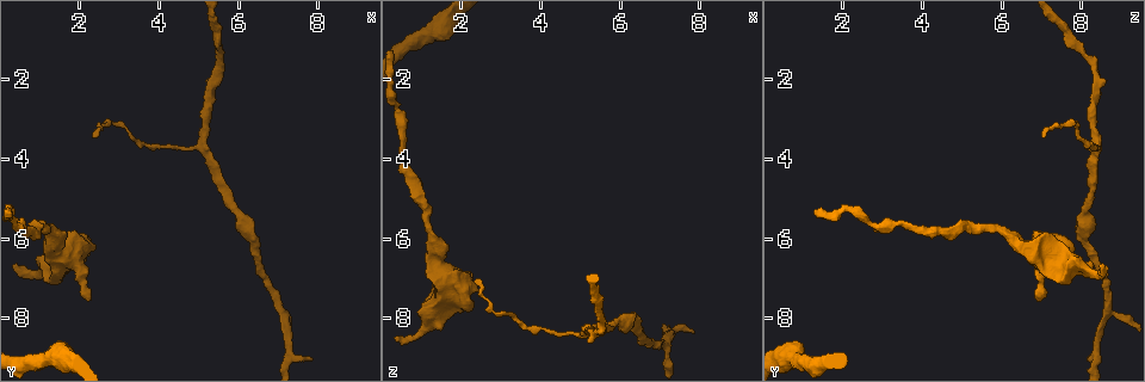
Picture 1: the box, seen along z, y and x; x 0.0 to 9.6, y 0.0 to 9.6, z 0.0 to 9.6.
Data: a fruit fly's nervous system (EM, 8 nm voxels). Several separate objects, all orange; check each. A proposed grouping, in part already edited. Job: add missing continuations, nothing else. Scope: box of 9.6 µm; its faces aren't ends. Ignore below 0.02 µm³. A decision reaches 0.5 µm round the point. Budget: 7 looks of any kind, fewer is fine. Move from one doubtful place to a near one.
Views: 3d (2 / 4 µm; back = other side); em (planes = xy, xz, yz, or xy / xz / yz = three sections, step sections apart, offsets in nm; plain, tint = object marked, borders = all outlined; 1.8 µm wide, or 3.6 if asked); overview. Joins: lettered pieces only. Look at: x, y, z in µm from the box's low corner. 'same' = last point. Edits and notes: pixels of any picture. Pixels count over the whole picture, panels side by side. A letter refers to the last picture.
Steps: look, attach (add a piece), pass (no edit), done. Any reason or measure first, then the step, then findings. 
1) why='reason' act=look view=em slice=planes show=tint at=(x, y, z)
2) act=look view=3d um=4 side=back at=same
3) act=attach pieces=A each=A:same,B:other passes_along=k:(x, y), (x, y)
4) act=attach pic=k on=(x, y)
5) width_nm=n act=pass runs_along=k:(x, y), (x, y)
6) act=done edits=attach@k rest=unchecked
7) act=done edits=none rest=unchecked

why='branch stops here' act=look view=3d um=2 at=(2.20, 7.55, 6.95)

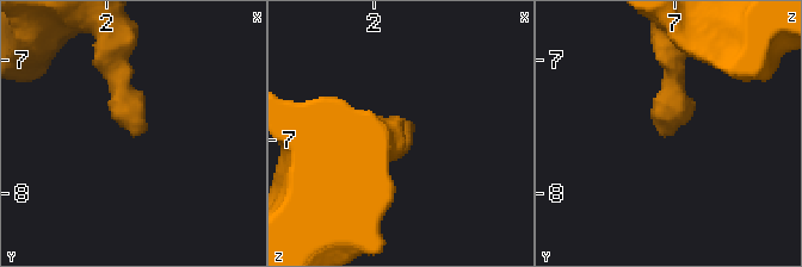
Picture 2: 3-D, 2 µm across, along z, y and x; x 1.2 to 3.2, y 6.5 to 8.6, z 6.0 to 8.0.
act=look view=em slice=xy step=4 show=tint at=(2.22, 7.56, 6.90)

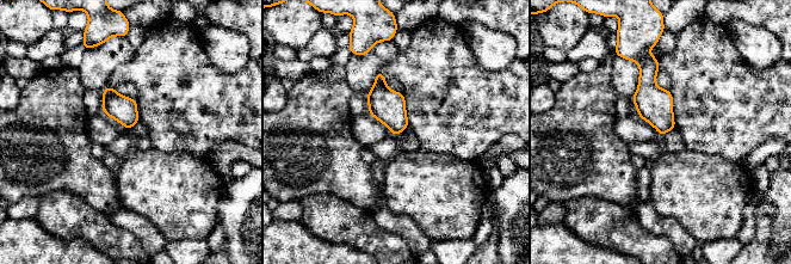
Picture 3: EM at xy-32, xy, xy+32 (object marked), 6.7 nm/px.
why='cut it another way' act=look view=em slice=planes show=borders at=same

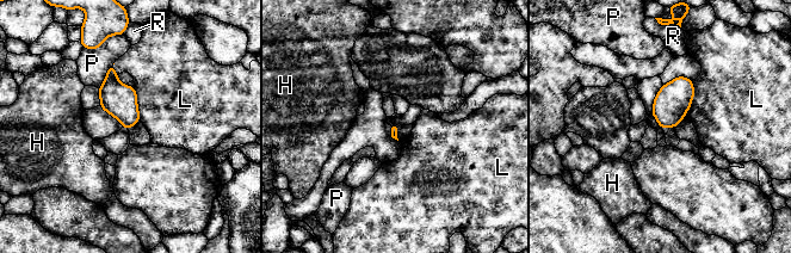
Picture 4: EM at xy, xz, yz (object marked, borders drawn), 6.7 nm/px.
act=pass each=H:other,L:other,P:other,R:other border=4:(692, 80), (693, 99), (684, 117) found='no lettered piece goes on from it'

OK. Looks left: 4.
why='free end' act=look view=3d um=2 at=(7.85, 9.00, 8.35)

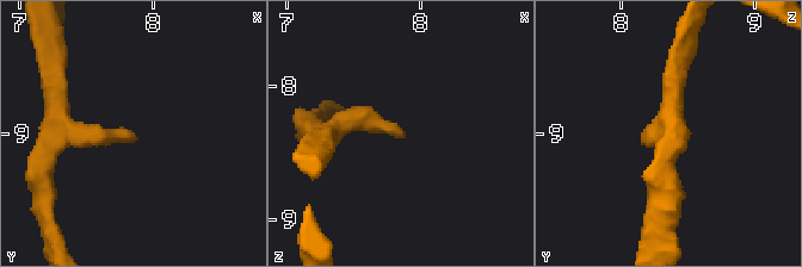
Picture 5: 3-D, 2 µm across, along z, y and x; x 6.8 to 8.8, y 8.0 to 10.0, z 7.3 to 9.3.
why='now the EM' act=look view=em slice=planes show=borders at=(7.86, 9.00, 8.36)

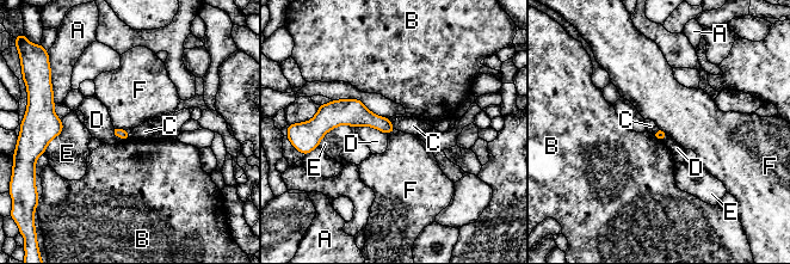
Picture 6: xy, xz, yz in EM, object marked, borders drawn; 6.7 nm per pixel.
act=pass each=A:other,B:other,C:other,D:other,E:other,F:other runs_along=6:(322, 124), (366, 117), (390, 128) found='no lettered piece goes on from it'

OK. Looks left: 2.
why='end of a long branch' act=look view=3d um=4 at=(2.40, 3.50, 7.05)

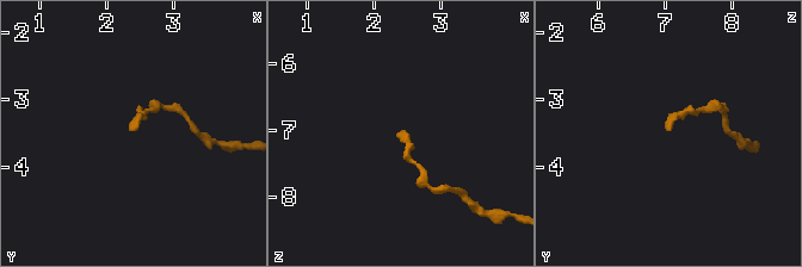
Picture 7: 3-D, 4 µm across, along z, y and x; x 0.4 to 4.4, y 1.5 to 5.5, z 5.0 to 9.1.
act=look view=em slice=planes show=borders at=(2.45, 3.45, 7.00)

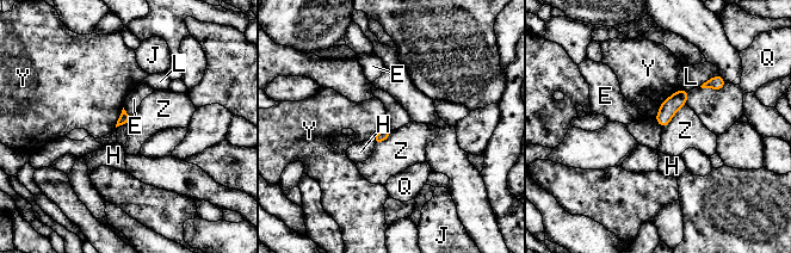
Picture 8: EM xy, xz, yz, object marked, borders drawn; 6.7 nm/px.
act=pass each=E:other,H:other,J:other,L:other,Q:other,Y:other,Z:other border=8:(686, 104), (662, 128) found='none of them fits'

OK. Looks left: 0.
act=done edits=none rest=unchecked

